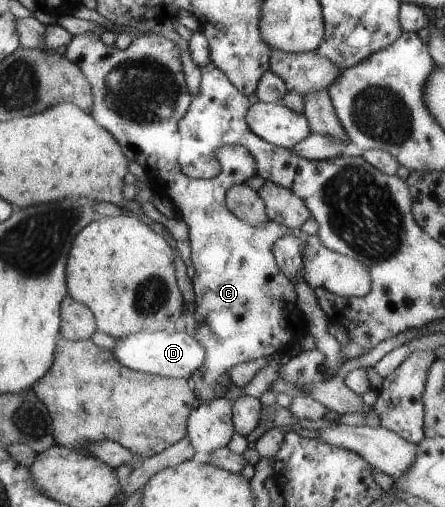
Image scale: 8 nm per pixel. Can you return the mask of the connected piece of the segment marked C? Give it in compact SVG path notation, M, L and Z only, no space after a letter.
M80 34L74 35L74 38L70 40L70 44L68 44L66 53L63 56L66 56L70 62L74 62L74 64L76 64L76 66L82 70L82 73L84 76L86 76L86 80L88 80L88 82L90 82L90 86L92 86L94 96L94 106L92 106L92 112L90 113L92 118L94 118L94 120L96 120L96 122L98 122L102 128L106 128L106 130L110 132L111 136L114 136L114 140L120 144L122 152L124 152L124 155L129 162L138 163L140 166L142 166L144 171L149 171L149 176L151 178L154 178L156 181L160 180L160 182L164 184L164 192L166 192L165 196L168 196L168 199L172 202L176 216L183 220L186 223L186 226L188 226L188 243L190 243L190 248L192 250L192 266L196 271L196 275L192 279L192 286L195 294L194 318L197 323L196 329L194 330L194 340L196 340L196 342L198 342L198 344L200 344L205 351L202 366L200 366L200 368L196 368L196 372L190 376L190 379L194 381L194 392L196 398L198 398L201 403L210 402L212 400L216 400L216 398L224 398L236 393L236 387L234 386L232 378L229 375L229 370L233 366L243 362L256 360L261 357L268 358L271 355L278 354L278 352L281 351L284 352L285 350L294 350L294 348L297 347L298 342L300 342L300 340L302 340L302 338L308 334L306 320L303 317L300 306L297 304L298 294L296 294L296 288L294 288L292 285L291 280L288 280L288 278L282 274L273 254L274 242L276 242L276 240L280 240L282 236L296 236L296 240L300 240L300 242L304 242L304 244L306 244L302 250L304 250L305 257L308 258L307 276L308 284L310 286L324 287L328 291L332 292L332 294L338 295L340 298L362 297L370 292L370 273L366 266L361 264L358 260L348 257L347 255L342 255L341 253L327 250L326 246L324 246L324 242L322 242L317 235L306 234L306 232L302 232L302 230L299 229L292 230L270 220L268 220L264 226L250 226L248 222L244 222L244 220L236 218L236 216L234 216L234 214L228 210L226 207L226 194L228 193L228 190L233 188L235 185L242 185L243 183L246 183L248 179L256 176L256 160L254 160L254 156L252 156L252 154L250 154L250 152L248 152L244 146L224 145L216 151L215 155L222 167L222 172L215 178L210 180L196 180L194 178L189 178L186 176L186 174L183 174L177 162L181 143L181 136L178 132L177 125L178 122L180 122L180 118L182 118L182 116L184 116L184 114L186 114L186 112L188 112L190 109L192 96L188 91L188 86L186 85L182 66L184 61L181 60L180 48L178 48L178 44L174 43L174 40L164 38L164 36L156 34L144 34L134 38L134 41L132 44L130 44L130 46L128 46L128 48L126 48L126 50L118 50L114 46L106 46L106 44L104 44L101 38L96 36L96 34Z

